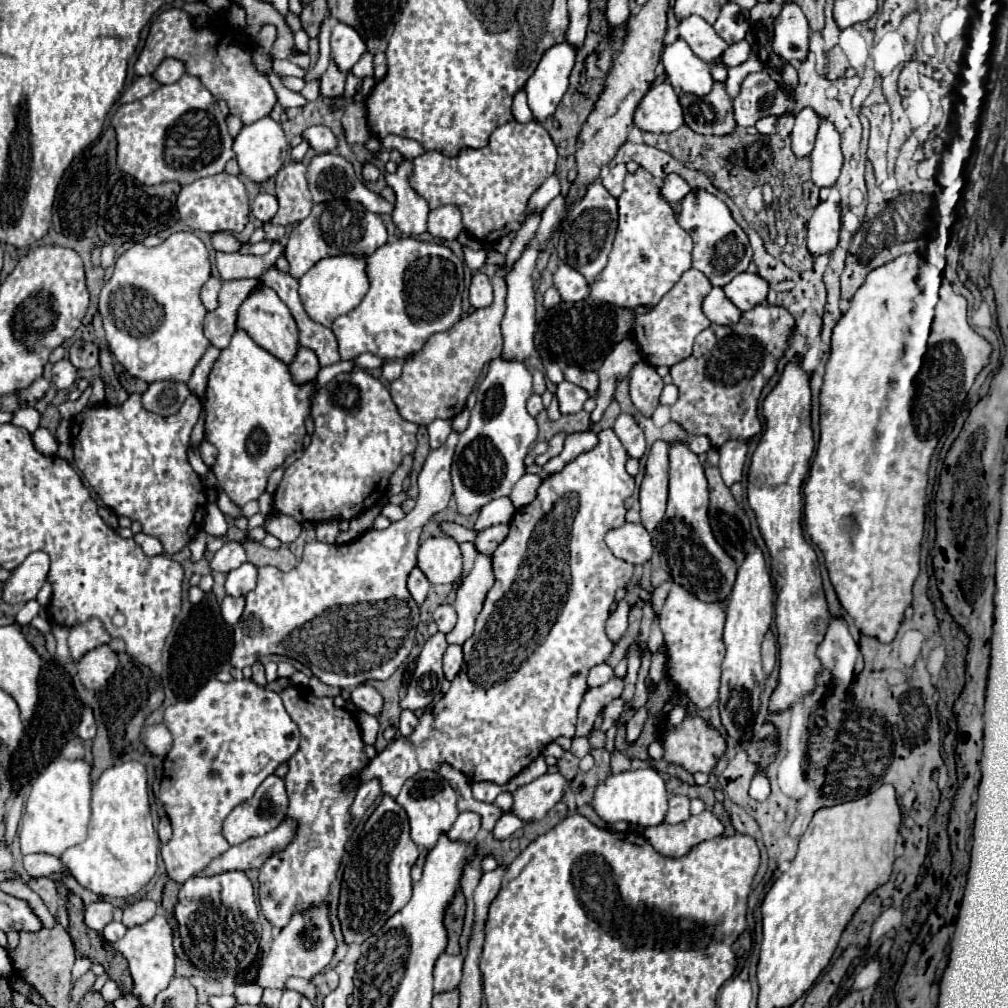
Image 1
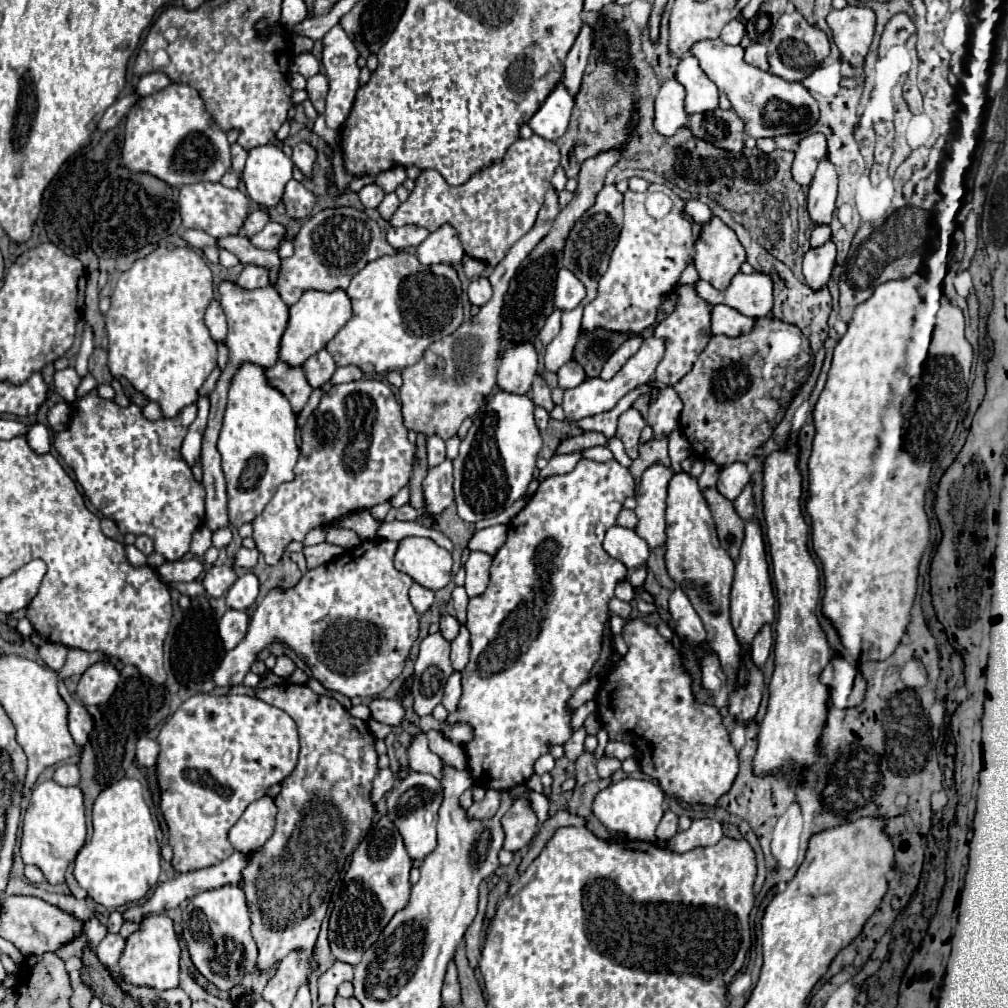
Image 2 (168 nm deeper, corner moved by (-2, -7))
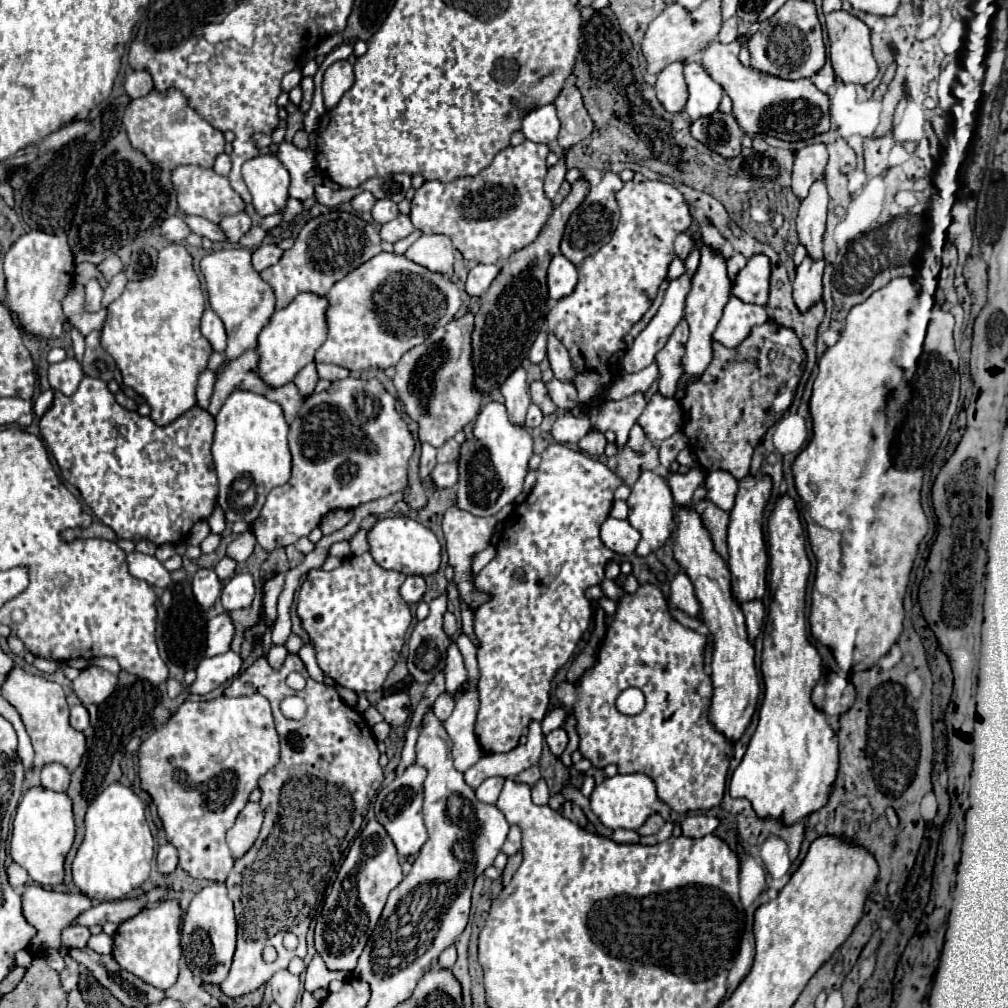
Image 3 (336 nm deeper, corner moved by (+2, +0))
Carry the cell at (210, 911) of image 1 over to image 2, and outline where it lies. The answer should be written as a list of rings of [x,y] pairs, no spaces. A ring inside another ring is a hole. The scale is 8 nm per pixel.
[[[228,884],[194,896],[182,912],[182,926],[194,966],[208,982],[212,982],[220,990],[230,990],[238,986],[240,980],[254,970],[258,952],[250,934],[246,896],[240,886]]]

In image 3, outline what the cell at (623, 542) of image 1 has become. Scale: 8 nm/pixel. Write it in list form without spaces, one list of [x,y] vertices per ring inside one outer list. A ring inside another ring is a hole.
[[[608,517],[600,527],[602,543],[618,555],[632,555],[640,541],[640,533],[628,523]]]

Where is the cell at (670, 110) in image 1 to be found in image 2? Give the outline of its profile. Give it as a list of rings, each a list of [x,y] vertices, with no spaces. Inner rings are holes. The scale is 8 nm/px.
[[[670,78],[662,84],[656,96],[656,120],[654,126],[660,134],[672,136],[678,128],[686,126],[688,114],[684,110],[684,86]]]

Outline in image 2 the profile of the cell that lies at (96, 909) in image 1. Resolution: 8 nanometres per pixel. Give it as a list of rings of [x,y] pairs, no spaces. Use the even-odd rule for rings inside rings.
[[[96,918],[88,920],[88,924],[86,924],[86,938],[88,938],[88,942],[92,946],[96,946],[106,934],[108,934],[108,930],[106,930],[104,924],[100,924]]]

